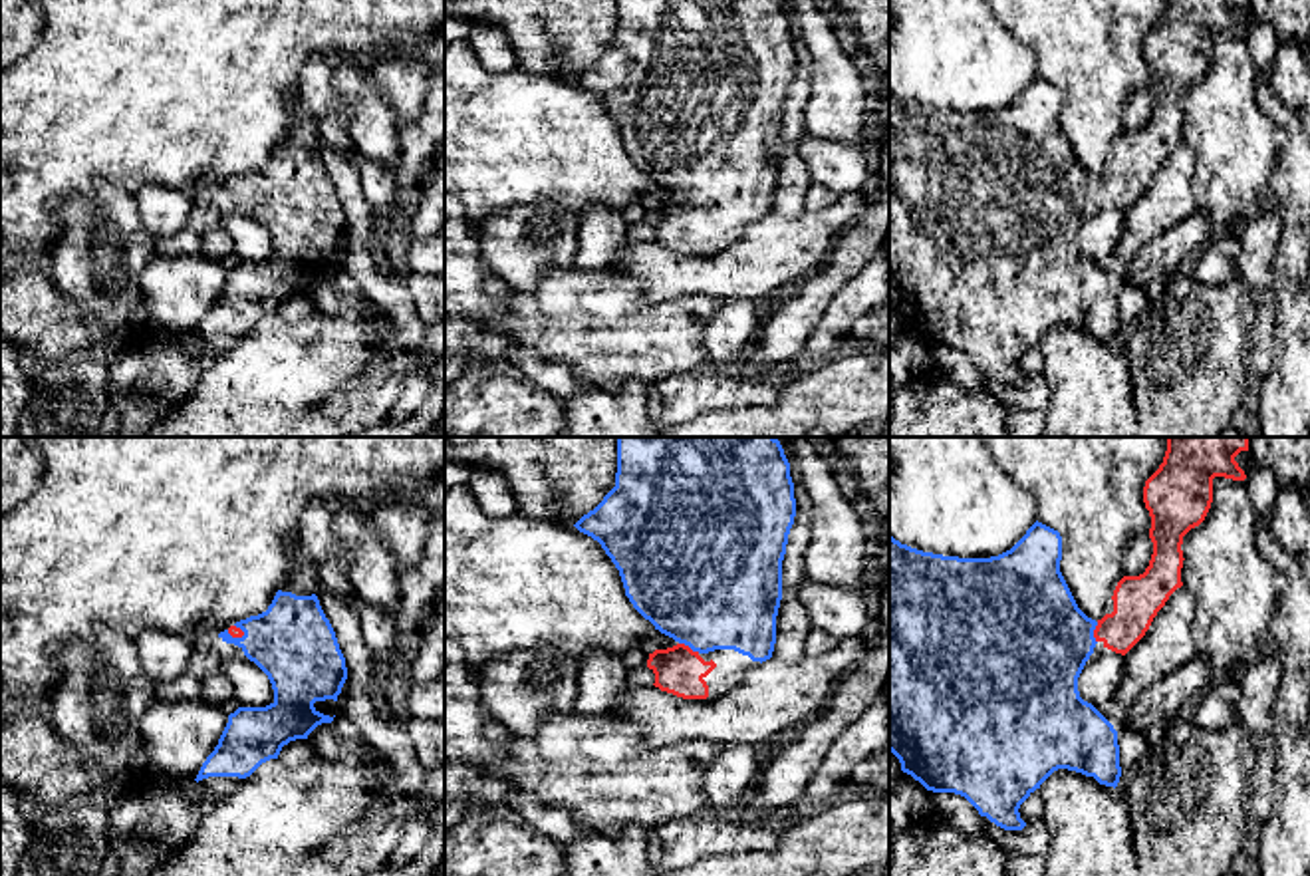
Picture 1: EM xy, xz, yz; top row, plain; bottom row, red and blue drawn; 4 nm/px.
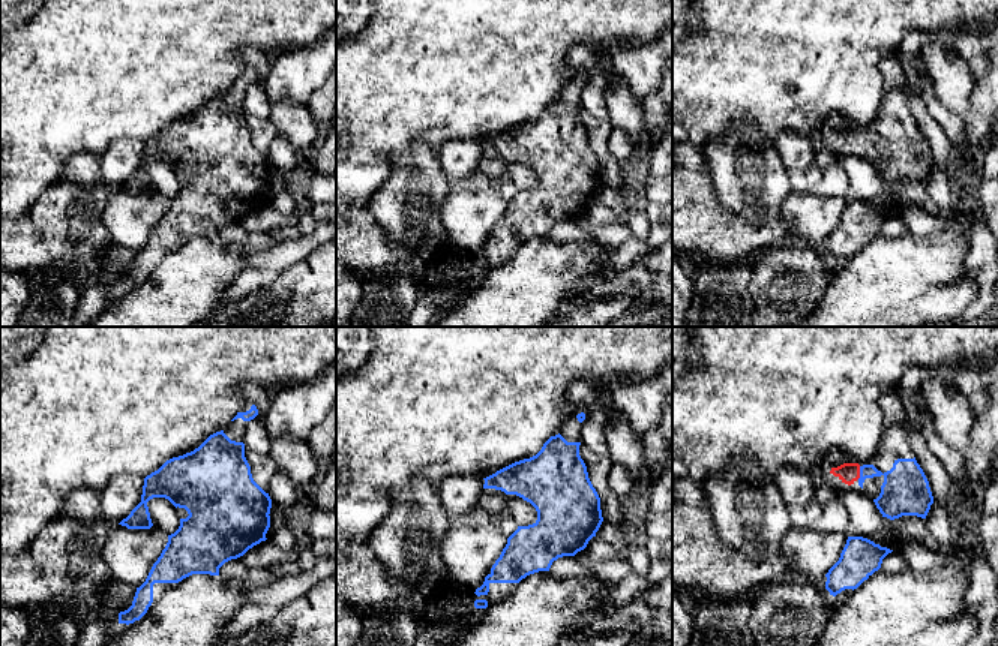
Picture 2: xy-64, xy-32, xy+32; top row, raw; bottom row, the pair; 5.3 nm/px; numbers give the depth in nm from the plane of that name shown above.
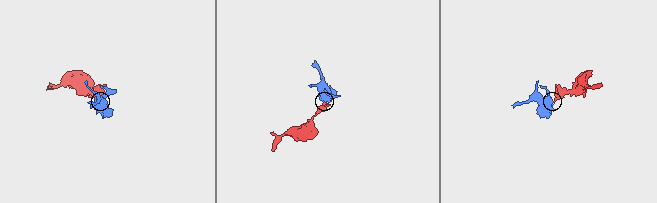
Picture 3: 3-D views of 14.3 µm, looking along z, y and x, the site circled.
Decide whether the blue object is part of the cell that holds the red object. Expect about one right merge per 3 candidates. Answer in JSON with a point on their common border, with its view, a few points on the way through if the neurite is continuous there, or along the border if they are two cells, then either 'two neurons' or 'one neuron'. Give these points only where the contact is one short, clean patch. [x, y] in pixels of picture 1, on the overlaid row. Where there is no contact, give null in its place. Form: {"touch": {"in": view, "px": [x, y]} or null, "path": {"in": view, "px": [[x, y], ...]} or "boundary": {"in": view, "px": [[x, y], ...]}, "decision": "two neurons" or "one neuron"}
{"touch": {"in": "xz", "px": [687, 646]}, "path": {"in": "xz", "px": [[679, 670], [687, 646], [699, 628], [709, 588]]}, "decision": "one neuron"}

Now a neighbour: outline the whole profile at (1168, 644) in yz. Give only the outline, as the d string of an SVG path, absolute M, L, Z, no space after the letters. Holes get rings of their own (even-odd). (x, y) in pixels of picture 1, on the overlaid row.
M1181 586L1157 612L1145 636L1123 656L1123 669L1115 691L1121 705L1133 703L1141 691L1199 654L1193 622L1193 596Z

